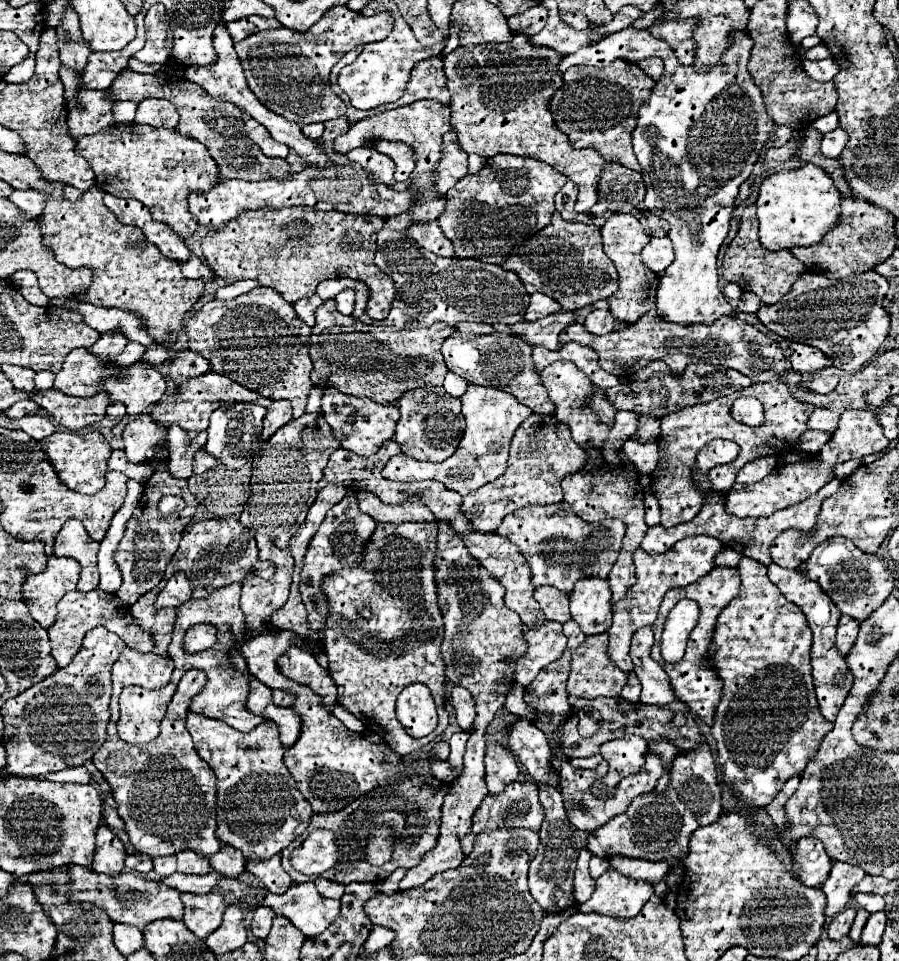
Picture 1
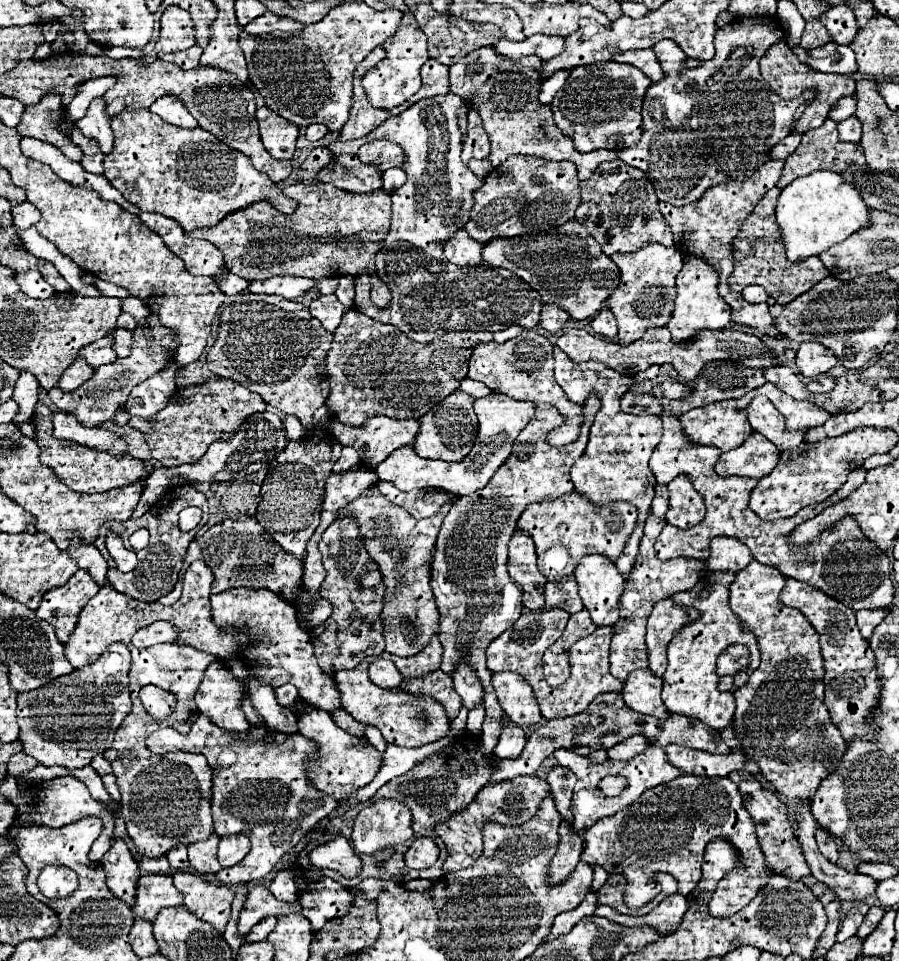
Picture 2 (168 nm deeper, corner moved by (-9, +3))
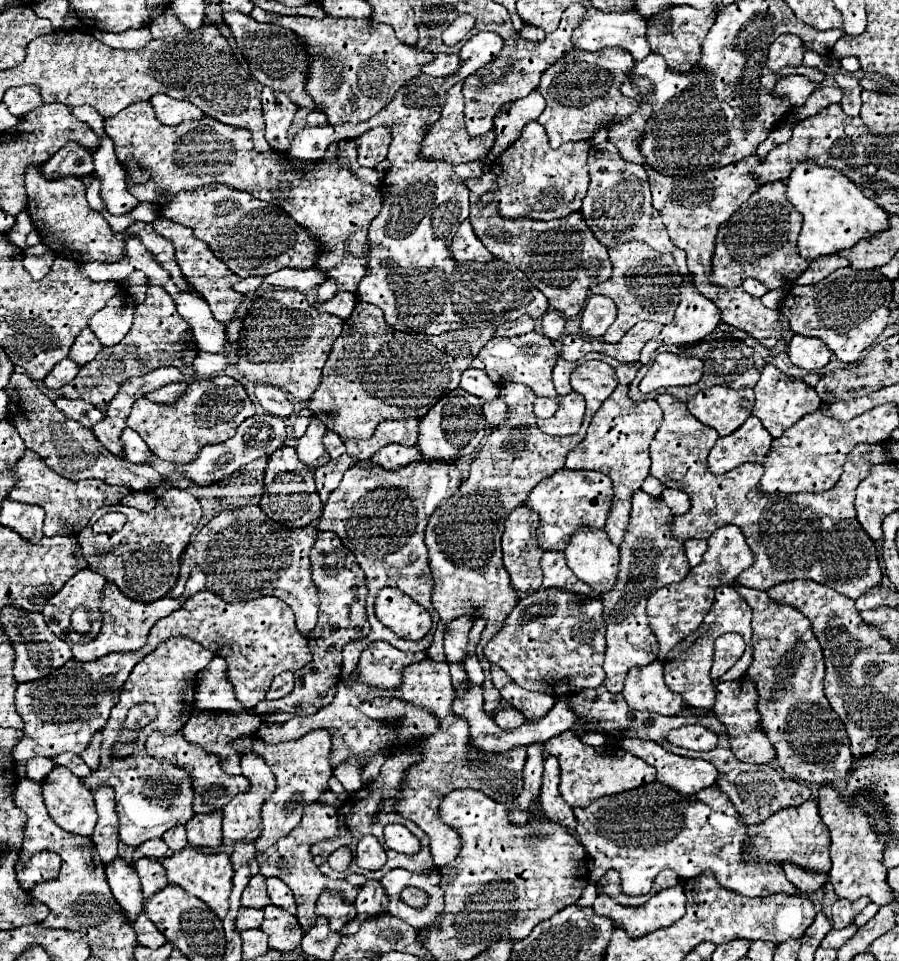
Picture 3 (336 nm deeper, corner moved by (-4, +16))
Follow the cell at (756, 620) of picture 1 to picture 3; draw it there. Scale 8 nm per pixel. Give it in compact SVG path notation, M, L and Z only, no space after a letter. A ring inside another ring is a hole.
M733 582L731 586L753 610L753 662L745 676L757 688L757 712L761 716L761 730L765 732L765 736L769 736L769 742L775 748L777 768L791 774L791 778L803 780L807 784L839 784L847 778L853 756L849 752L845 726L841 724L841 718L833 712L823 694L823 652L811 630L809 618L791 604L777 604L775 600L769 600L765 590L745 588L739 582Z

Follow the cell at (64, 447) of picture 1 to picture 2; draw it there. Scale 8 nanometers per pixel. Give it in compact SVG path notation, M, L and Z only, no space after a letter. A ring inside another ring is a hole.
M38 401L34 409L32 421L36 427L35 440L40 448L40 461L54 469L58 479L68 485L72 491L82 491L82 493L104 493L110 489L126 487L132 483L144 483L144 479L150 475L144 469L144 463L140 459L130 457L110 457L108 453L98 453L92 449L86 449L82 445L74 445L72 441L60 441L52 435L53 425L51 422L52 411Z

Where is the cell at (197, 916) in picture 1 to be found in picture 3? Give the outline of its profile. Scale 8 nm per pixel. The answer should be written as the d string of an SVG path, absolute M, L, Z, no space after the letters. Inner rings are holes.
M181 850L177 854L169 854L165 856L165 860L161 860L165 870L167 870L167 878L171 884L181 886L187 894L203 900L221 920L225 918L229 904L227 898L231 894L231 878L233 878L233 868L231 868L231 860L229 854L221 852L221 854L205 854L199 850Z

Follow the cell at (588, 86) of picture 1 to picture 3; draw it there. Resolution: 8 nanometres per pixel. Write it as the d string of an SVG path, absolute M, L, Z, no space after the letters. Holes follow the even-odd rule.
M605 48L599 52L573 50L545 70L537 90L547 104L539 116L539 122L549 136L549 144L559 148L569 140L589 140L599 128L611 128L625 116L631 116L635 108L639 108L639 102L623 96L621 84L625 82L625 76L633 64L633 56L623 48Z

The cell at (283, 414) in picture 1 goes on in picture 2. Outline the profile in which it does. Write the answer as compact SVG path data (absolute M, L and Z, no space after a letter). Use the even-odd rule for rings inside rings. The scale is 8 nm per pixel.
M286 417L284 419L284 429L286 429L286 437L290 441L298 441L304 437L304 427L296 417Z

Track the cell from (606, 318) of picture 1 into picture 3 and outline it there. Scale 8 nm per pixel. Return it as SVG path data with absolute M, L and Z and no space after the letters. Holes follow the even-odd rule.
M591 296L581 312L581 330L587 336L599 338L615 320L615 304L605 296Z

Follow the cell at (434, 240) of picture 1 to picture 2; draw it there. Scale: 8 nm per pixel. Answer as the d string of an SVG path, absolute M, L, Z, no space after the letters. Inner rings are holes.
M460 229L446 245L444 245L446 259L454 265L480 265L482 263L482 243L474 241L464 229Z

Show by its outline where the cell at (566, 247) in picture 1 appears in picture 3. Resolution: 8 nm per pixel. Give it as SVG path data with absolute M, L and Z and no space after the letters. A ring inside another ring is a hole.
M489 166L485 174L477 180L469 180L469 194L471 194L471 224L479 240L485 248L499 260L513 264L515 268L523 270L525 276L533 282L537 290L541 290L549 298L549 308L561 312L563 316L571 318L577 316L589 296L589 288L593 284L605 282L611 276L611 262L607 256L607 248L601 246L589 226L585 224L581 212L573 212L565 218L557 220L529 220L529 218L501 218L495 206L479 206L477 198L493 188L493 172Z

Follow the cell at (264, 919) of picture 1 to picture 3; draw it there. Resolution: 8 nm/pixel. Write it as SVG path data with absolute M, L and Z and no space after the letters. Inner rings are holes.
M241 908L239 910L239 916L235 920L235 928L239 932L249 930L249 928L259 928L261 926L261 920L263 920L263 910L257 910L257 908Z

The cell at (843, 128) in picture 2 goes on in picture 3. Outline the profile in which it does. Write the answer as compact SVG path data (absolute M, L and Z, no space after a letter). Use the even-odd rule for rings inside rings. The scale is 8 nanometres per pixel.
M837 74L835 82L845 92L845 96L841 100L841 108L843 108L845 116L851 116L851 118L859 116L859 108L861 108L861 86L859 86L859 82L855 78L849 78L843 74Z

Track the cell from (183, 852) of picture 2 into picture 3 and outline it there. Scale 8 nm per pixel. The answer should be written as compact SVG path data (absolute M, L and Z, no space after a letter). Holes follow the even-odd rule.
M175 826L175 828L167 830L167 832L165 832L165 836L163 836L163 840L167 842L167 846L169 846L169 850L171 850L171 852L179 852L179 850L183 850L183 848L187 846L185 826Z

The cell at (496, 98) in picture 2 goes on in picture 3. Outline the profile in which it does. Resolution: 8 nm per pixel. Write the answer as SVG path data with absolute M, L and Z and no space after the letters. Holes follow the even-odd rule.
M437 54L435 60L431 64L427 64L425 68L421 68L421 70L423 70L423 74L435 76L435 78L445 78L445 76L451 76L453 72L457 72L459 64L461 64L461 60L459 60L457 54L451 54L451 56Z

